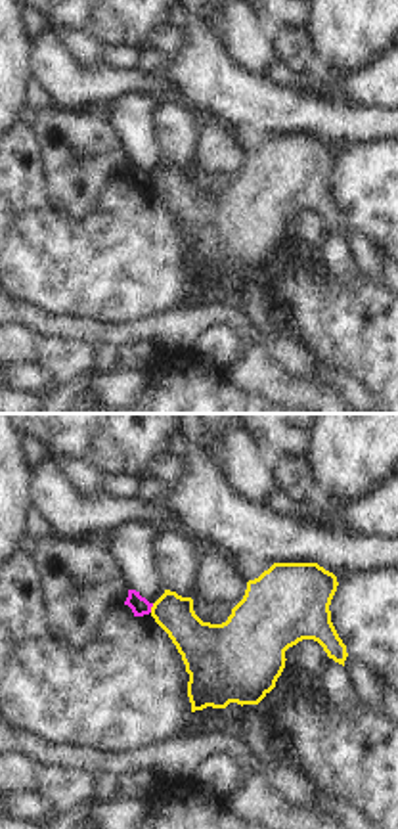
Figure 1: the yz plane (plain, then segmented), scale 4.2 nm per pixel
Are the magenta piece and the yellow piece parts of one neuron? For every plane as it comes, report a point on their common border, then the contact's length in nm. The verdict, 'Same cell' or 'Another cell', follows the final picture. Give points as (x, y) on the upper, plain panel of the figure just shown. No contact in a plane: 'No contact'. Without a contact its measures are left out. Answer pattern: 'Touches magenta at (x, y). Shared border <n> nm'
Touches magenta at (152, 177). Shared border 40 nm

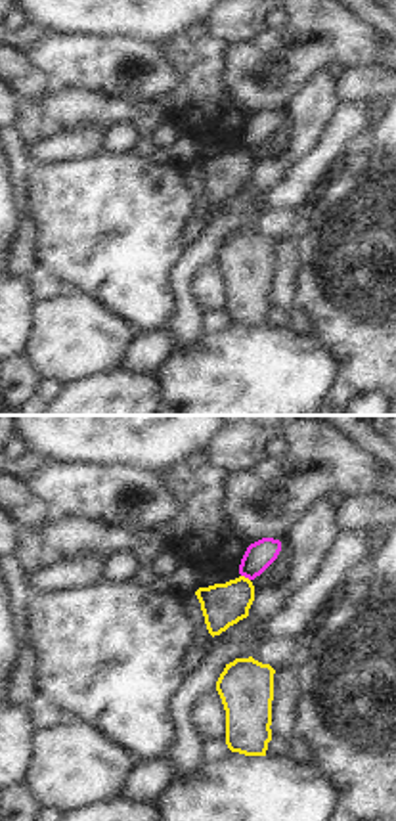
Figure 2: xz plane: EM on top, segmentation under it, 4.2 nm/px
Touches magenta at (245, 148). Shared border 50 nm

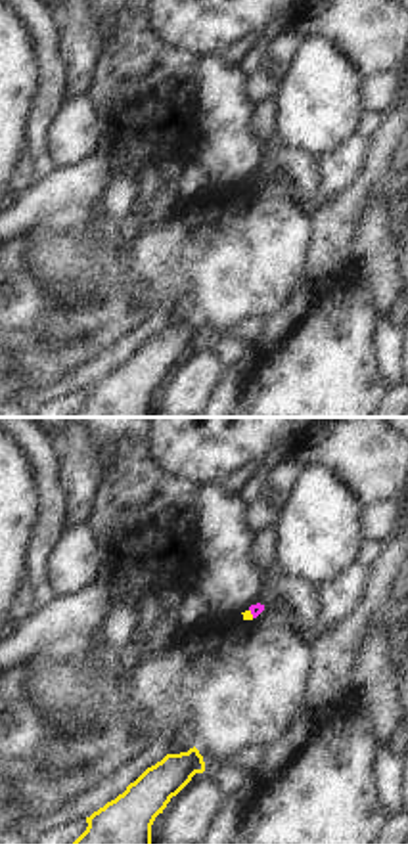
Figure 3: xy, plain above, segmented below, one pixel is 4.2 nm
Touches magenta at (251, 184). Shared border 40 nm

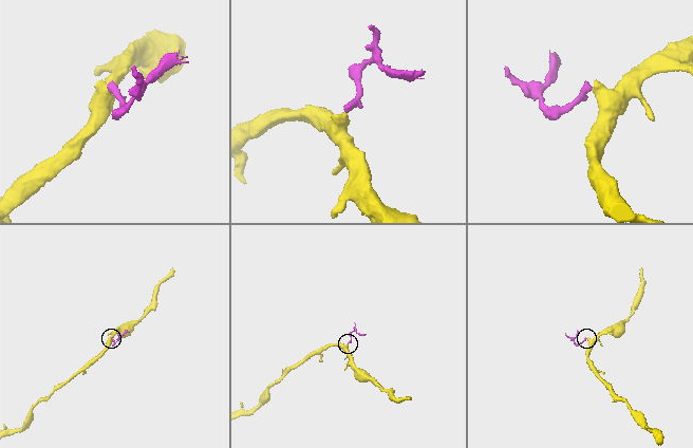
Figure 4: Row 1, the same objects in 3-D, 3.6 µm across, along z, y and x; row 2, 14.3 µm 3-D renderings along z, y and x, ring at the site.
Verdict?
Another cell

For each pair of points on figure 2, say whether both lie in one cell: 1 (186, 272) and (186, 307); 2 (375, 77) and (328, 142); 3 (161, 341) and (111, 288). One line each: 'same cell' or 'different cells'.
1: same cell
2: different cells
3: different cells

